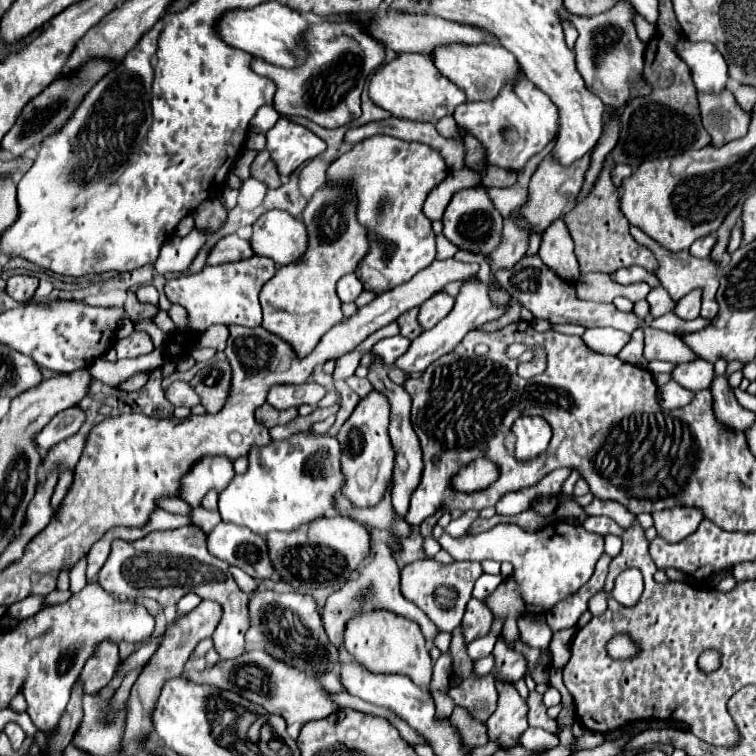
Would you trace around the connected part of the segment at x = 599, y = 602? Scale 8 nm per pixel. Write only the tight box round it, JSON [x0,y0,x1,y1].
[589,589,609,615]

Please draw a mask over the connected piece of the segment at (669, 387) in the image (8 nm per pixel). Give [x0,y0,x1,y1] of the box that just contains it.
[659,381,695,409]

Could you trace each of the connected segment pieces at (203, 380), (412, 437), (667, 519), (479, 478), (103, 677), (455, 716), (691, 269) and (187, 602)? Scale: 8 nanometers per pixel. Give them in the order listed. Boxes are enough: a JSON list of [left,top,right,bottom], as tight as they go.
[[191,361,231,413],[367,355,423,517],[653,507,701,543],[453,459,497,493],[77,643,121,693],[451,705,489,747],[631,227,719,319],[177,593,201,615]]

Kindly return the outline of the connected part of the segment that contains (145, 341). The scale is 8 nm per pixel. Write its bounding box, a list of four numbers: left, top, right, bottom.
[115,331,153,359]

